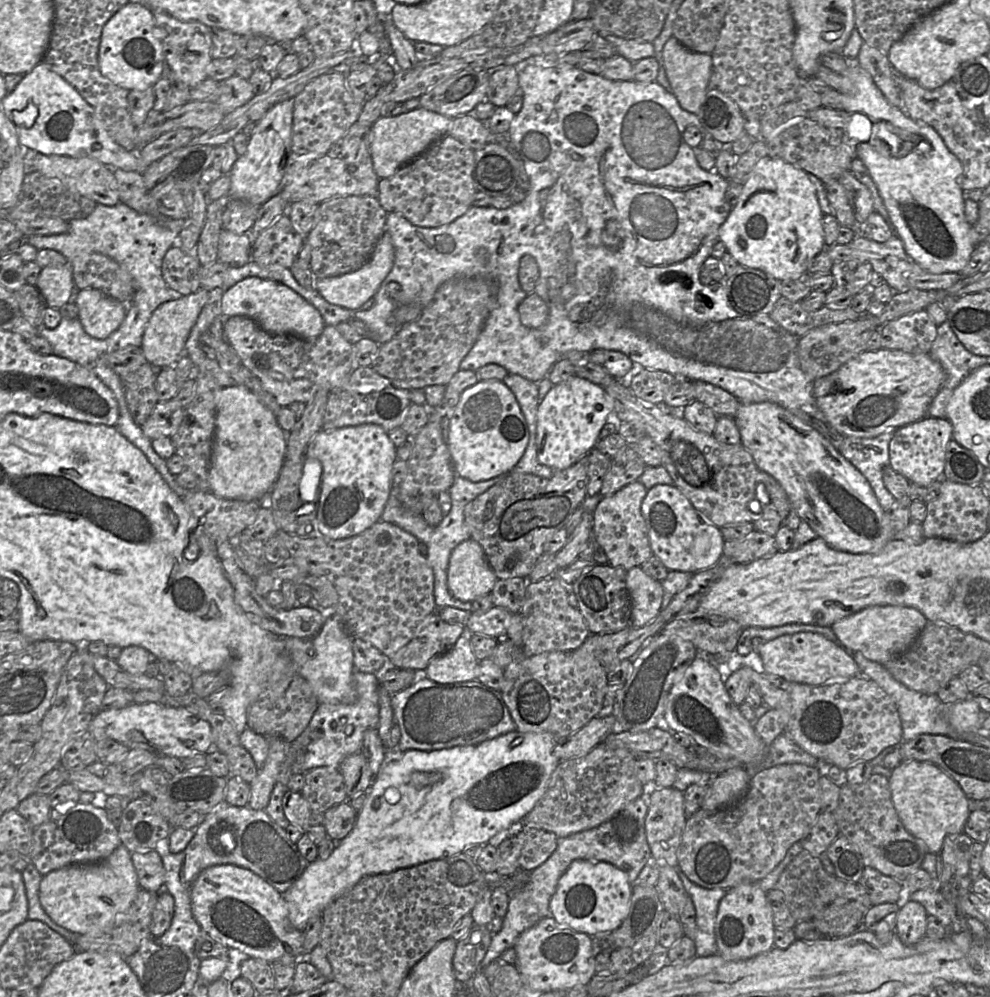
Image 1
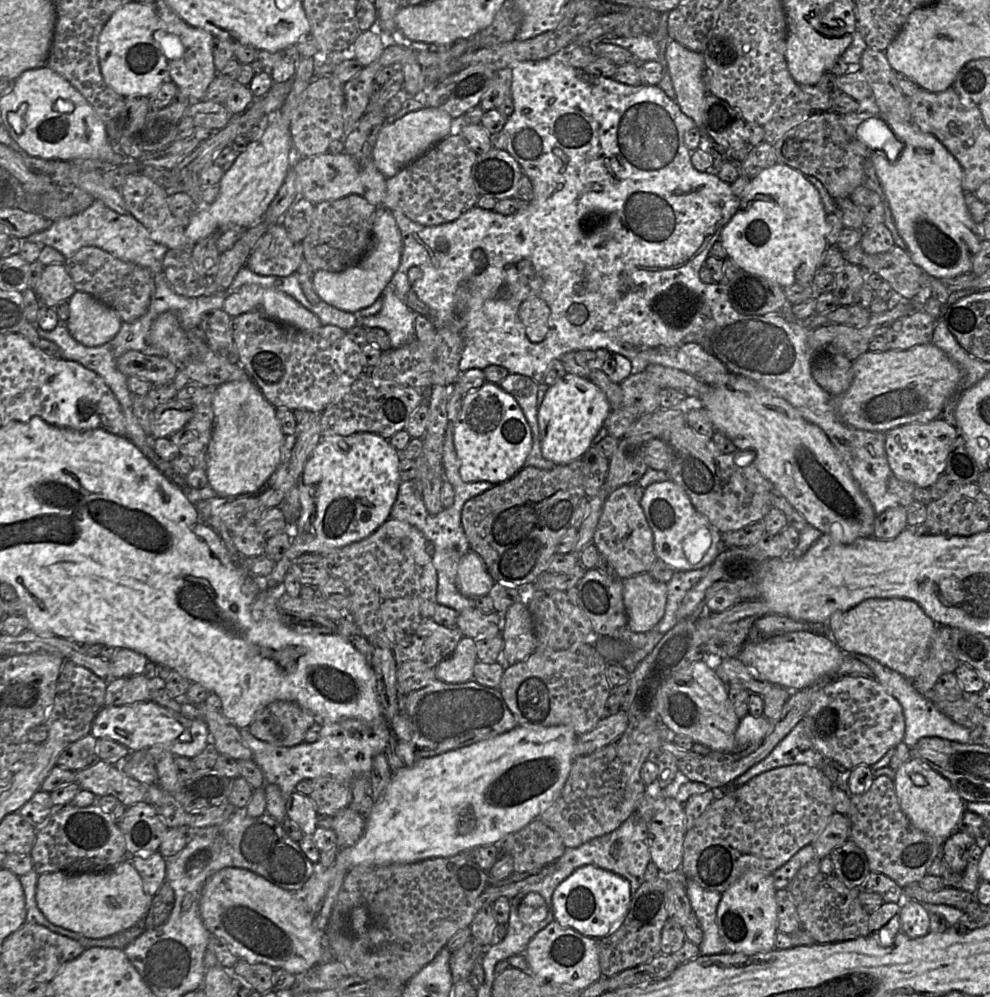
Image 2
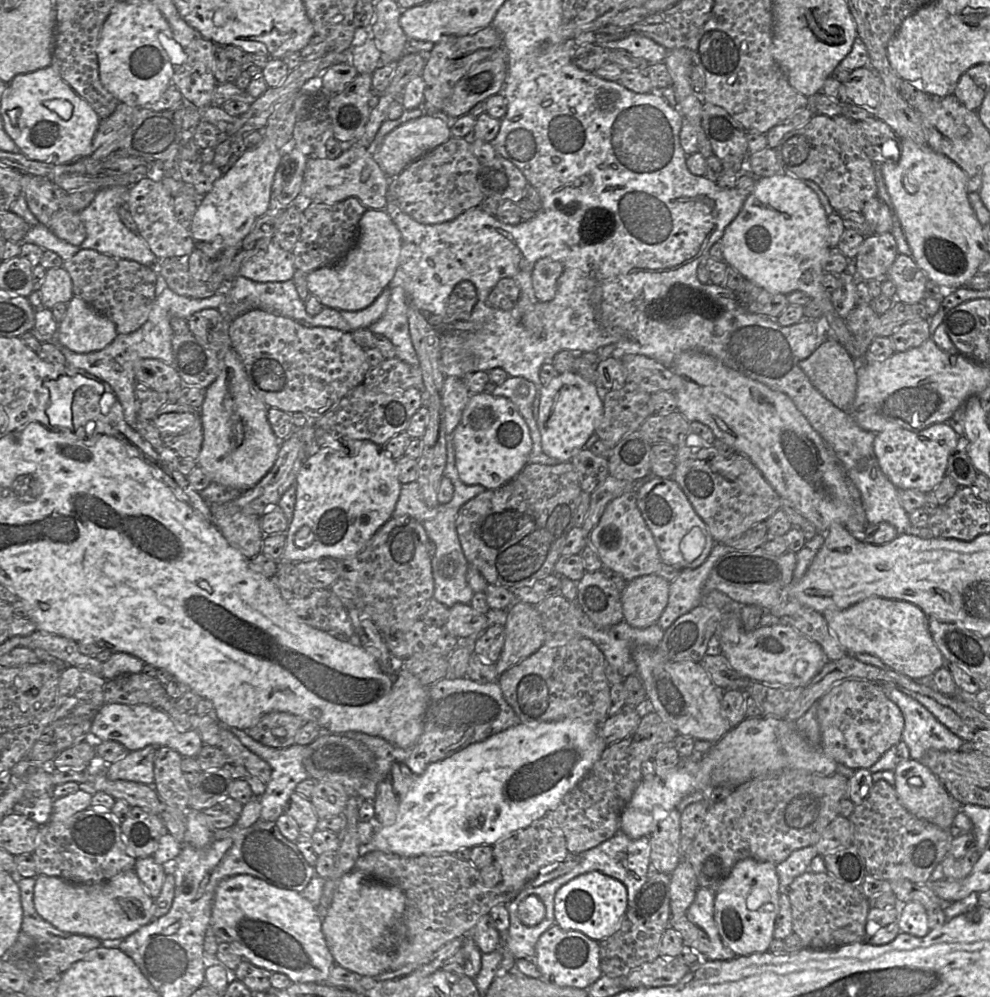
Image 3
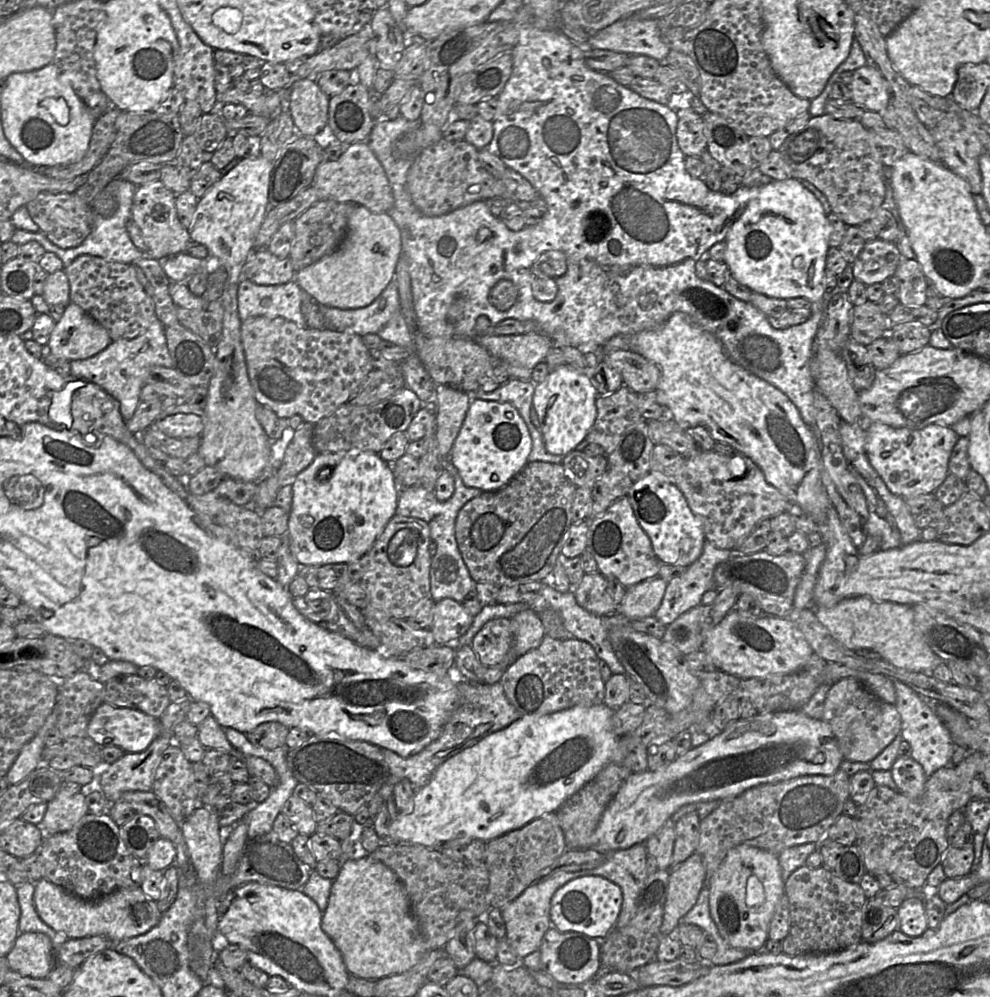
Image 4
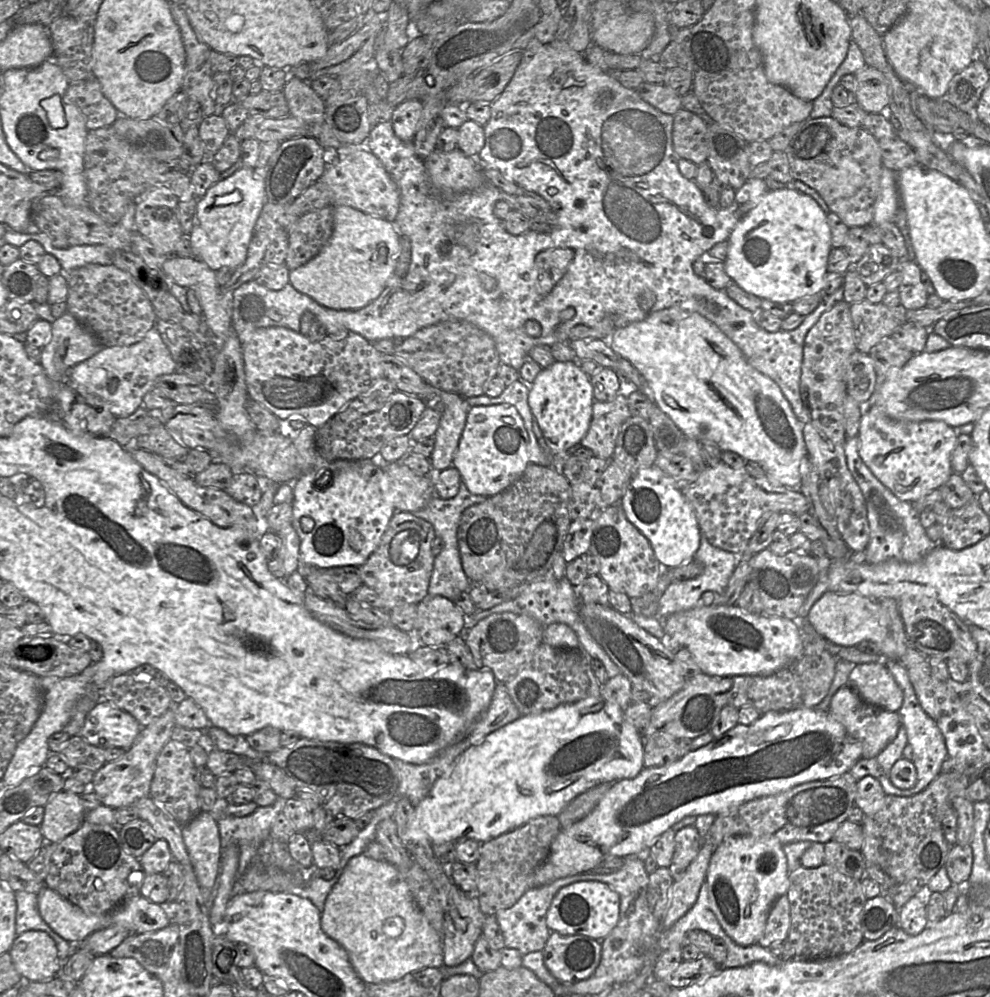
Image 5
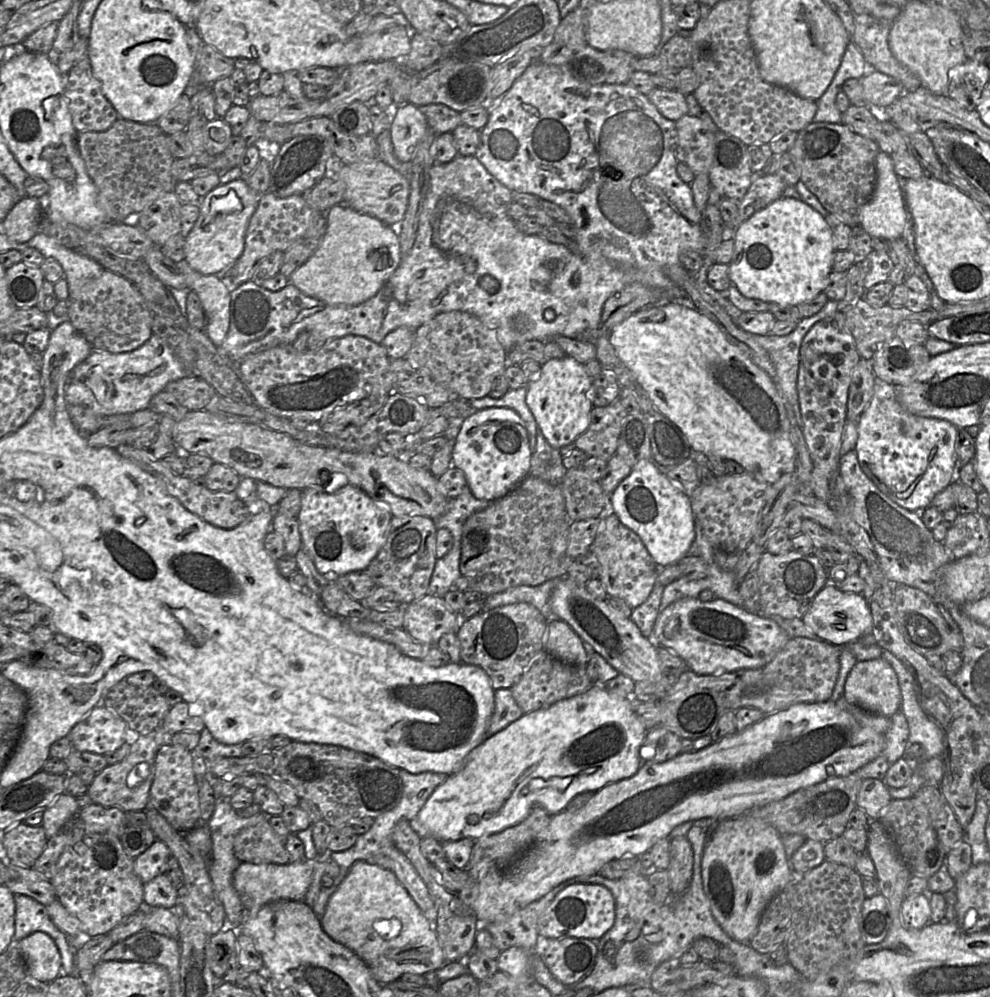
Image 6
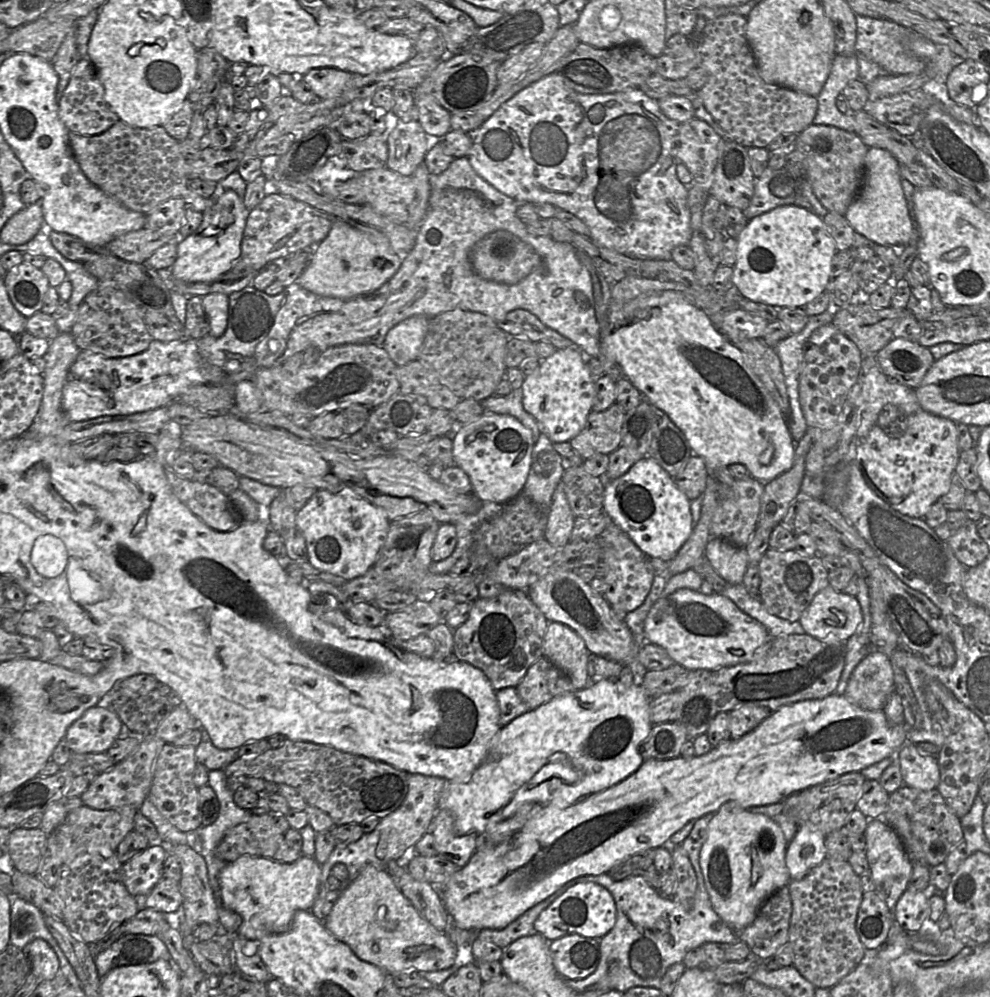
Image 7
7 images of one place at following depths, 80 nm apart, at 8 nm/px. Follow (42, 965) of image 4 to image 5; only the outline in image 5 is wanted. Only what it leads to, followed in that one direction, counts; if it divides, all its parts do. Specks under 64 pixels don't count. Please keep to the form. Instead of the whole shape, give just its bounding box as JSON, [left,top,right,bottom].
[9,930,62,981]

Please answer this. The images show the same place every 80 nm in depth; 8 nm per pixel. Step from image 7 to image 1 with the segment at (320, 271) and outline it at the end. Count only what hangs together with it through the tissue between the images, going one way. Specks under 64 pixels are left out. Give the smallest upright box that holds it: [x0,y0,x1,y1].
[315,231,394,309]

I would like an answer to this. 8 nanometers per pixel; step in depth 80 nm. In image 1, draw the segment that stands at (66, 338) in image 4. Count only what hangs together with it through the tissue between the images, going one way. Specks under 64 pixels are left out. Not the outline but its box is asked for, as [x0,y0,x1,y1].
[75,290,126,340]

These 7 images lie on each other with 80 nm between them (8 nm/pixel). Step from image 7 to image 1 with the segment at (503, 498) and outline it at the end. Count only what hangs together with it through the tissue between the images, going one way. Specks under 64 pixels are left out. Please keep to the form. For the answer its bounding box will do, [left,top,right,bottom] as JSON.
[448,380,529,482]

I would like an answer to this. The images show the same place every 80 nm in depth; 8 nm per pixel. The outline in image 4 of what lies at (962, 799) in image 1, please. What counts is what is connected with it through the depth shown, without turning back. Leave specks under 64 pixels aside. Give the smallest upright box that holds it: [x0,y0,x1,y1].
[890,757,928,799]

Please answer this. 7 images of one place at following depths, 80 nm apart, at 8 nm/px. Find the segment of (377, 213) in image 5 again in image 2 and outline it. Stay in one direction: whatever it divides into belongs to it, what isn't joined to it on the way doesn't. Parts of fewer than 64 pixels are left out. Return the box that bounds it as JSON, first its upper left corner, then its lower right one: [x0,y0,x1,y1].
[293,152,387,207]

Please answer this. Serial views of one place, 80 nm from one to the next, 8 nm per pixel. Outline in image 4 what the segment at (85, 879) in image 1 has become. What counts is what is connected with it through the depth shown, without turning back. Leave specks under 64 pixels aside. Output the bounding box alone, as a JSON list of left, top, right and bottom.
[34,877,162,943]

